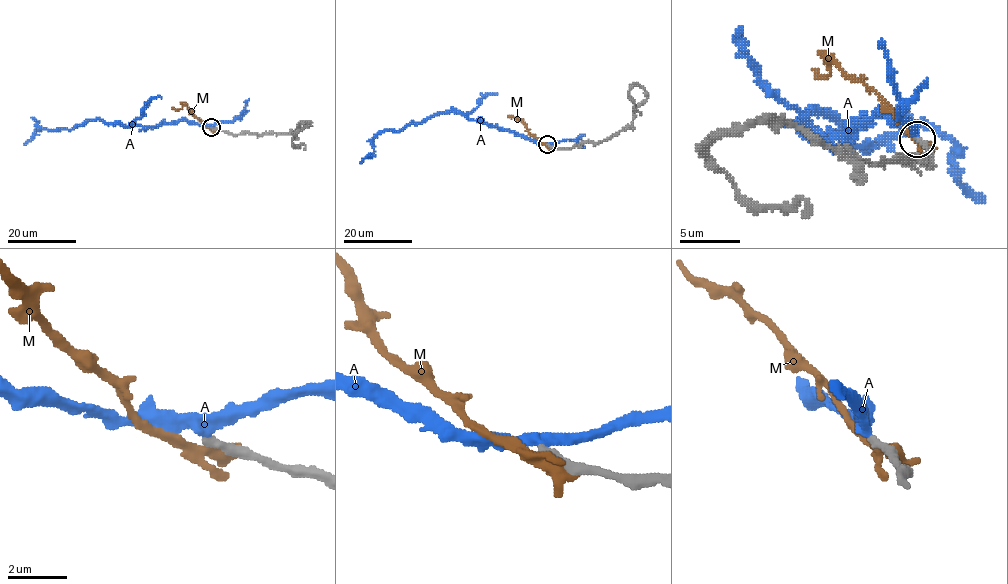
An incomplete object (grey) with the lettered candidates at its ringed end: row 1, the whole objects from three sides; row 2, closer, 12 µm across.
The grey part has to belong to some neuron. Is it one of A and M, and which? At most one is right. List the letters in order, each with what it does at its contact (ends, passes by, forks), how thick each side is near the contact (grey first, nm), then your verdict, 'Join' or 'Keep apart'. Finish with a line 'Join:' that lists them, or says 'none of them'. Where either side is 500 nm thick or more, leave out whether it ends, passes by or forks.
A: It passes by. Thickness 280 nm (grey) against 360 nm. Keep apart
M: It passes by. Thickness 440 nm (grey) against 400 nm. Keep apart
Join: none of them

